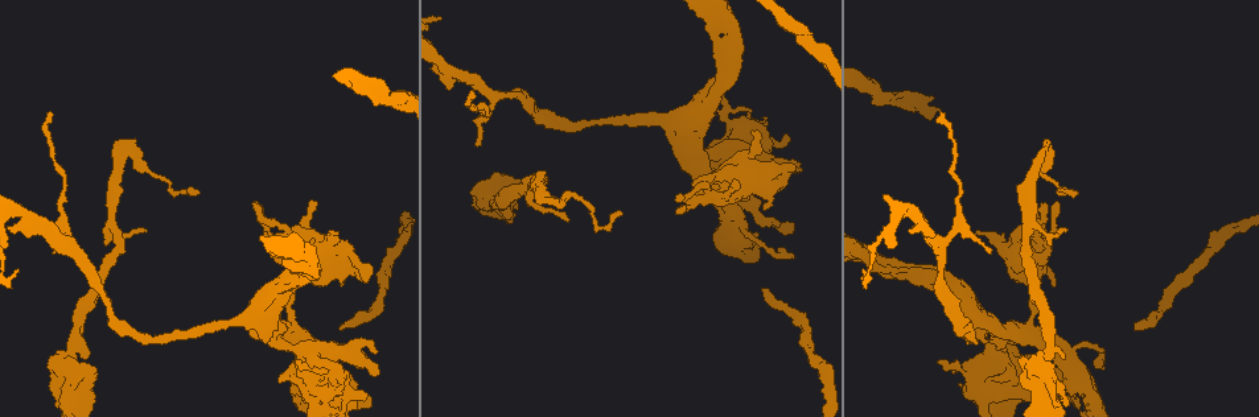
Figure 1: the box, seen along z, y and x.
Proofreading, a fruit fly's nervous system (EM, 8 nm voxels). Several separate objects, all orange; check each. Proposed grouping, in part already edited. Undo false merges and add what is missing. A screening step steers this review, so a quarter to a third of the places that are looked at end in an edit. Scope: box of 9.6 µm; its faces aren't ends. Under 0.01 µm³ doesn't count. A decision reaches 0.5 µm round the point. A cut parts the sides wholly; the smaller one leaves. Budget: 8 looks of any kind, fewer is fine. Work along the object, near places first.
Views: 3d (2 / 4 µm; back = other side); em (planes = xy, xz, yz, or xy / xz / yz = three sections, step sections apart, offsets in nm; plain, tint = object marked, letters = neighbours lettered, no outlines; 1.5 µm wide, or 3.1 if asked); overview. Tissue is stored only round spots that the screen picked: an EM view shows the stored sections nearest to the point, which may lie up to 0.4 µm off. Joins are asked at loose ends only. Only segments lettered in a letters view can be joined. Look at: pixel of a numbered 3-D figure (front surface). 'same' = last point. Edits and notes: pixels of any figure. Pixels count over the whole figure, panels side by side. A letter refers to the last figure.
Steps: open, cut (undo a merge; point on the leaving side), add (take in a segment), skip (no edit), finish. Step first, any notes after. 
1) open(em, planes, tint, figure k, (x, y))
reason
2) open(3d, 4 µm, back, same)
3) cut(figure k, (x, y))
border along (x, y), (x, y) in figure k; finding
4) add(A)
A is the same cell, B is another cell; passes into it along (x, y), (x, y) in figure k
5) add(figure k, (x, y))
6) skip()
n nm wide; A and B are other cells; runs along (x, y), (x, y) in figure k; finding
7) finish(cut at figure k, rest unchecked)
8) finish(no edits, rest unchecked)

open(3d, 2 µm, figure 1, (762, 290))
free end

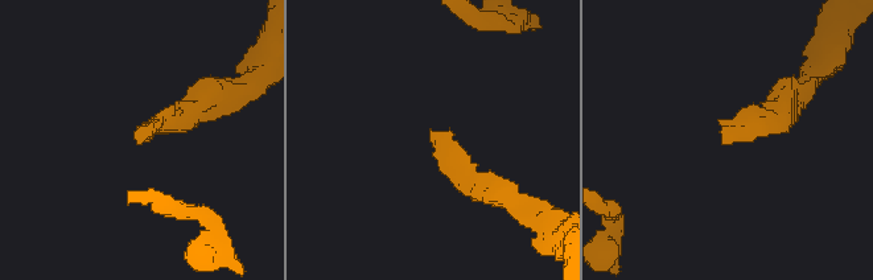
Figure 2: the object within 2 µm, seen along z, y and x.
open(em, planes, letters, figure 2, (430, 135))

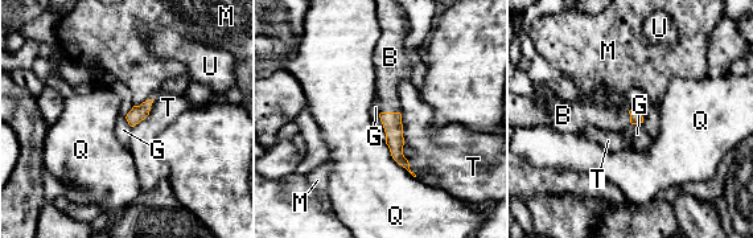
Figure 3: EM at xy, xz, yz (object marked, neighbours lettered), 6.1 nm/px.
add(B)
B is the same cell, G, M, Q, T and U are other cells; the neuron continues

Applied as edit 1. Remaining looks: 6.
open(overview)

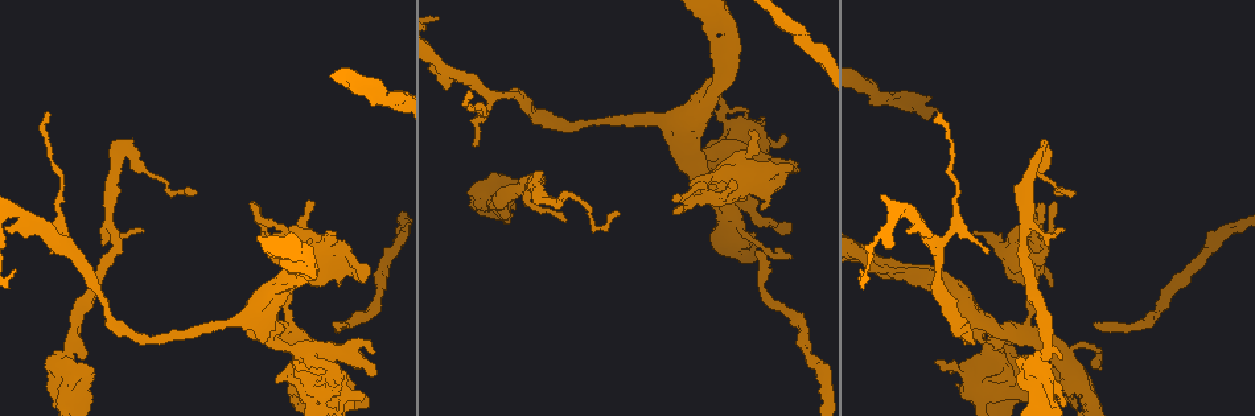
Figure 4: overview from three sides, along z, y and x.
open(em, xz, step 4, letters, figure 4, (975, 231))
free end

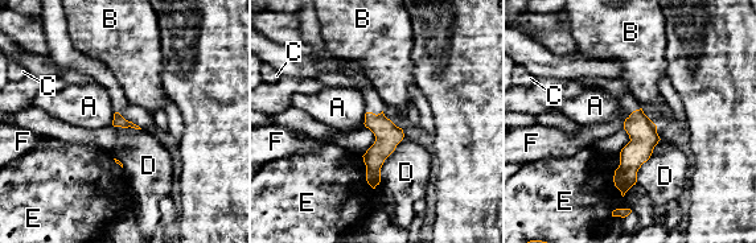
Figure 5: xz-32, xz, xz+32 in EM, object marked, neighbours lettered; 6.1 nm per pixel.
open(em, planes, letters, same)
another direction

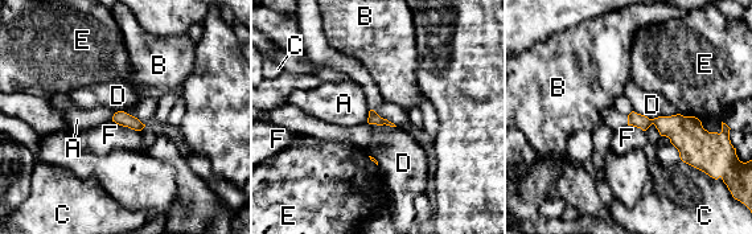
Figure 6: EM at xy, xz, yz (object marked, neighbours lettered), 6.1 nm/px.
skip()
A, B, C, D, E and F are other cells; border along (633, 110), (649, 118), (677, 114) in figure 6; none of them fits

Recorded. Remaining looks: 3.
open(em, planes, letters, figure 4, (1042, 140))
branch stops here

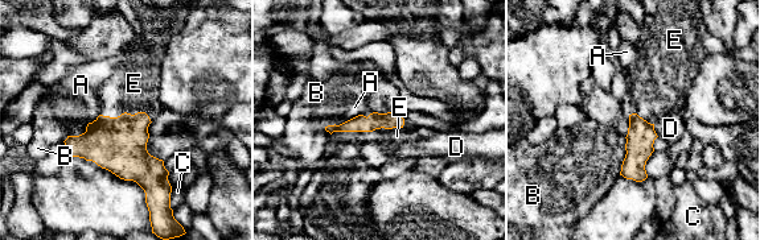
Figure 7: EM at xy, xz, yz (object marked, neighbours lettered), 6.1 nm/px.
add(E)
E is the same cell, A, B, C and D are other cells; passes into it along (374, 120), (366, 131), (397, 136) in figure 7; it goes on there

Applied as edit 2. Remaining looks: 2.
finish(add at figure 3, add at figure 7, rest unchecked)

